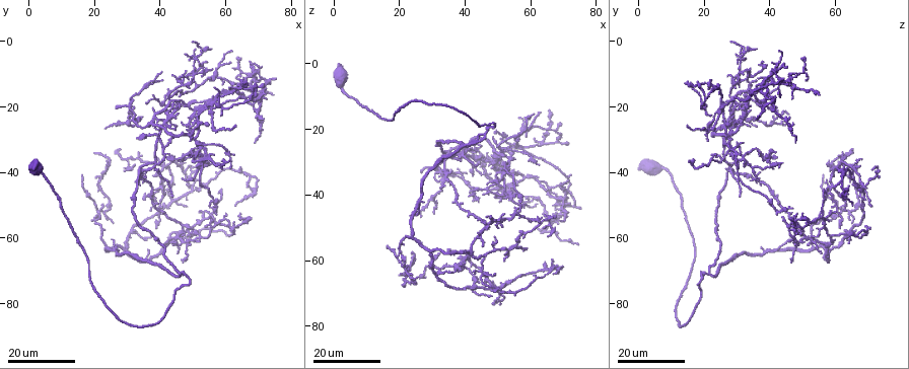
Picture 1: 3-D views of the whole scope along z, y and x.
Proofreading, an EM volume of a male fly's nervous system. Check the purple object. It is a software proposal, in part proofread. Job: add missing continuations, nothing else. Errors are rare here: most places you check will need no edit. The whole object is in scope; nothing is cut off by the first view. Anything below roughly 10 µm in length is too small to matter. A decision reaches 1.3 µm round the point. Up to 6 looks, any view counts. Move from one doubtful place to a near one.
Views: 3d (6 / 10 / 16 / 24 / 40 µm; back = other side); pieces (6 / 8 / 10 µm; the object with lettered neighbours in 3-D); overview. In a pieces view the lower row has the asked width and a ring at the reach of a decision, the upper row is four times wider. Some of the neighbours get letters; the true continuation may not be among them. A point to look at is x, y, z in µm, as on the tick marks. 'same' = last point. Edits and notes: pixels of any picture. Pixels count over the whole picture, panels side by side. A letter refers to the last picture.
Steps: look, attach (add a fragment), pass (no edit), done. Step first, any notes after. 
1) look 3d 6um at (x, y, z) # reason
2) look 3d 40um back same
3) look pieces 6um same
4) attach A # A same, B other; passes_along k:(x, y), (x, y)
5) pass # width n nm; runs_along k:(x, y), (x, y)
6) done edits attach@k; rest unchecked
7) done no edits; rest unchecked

look 3d 24um at (26.5, 20.0, 33.0) # branch stops here

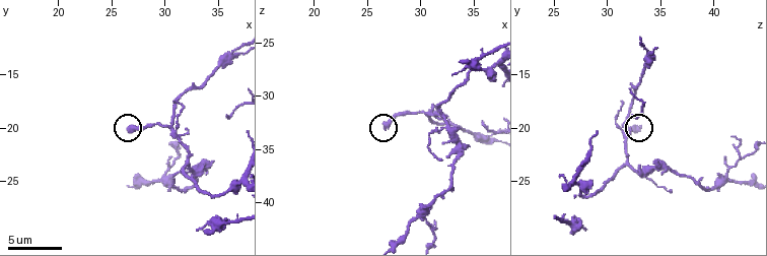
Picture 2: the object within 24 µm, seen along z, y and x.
look pieces 6um at (26.6, 20.0, 33.2)

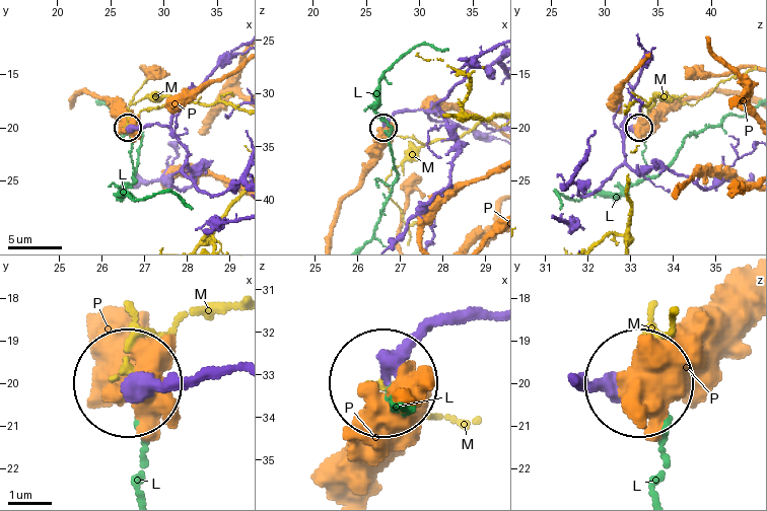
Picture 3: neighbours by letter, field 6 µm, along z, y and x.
pass # L other, M other, P other; runs_along 3:(238, 180), (205, 194), (169, 130), (130, 127); no lettered fragment goes on from it

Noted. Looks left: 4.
look 3d 16um at (59.0, 45.0, 57.0)

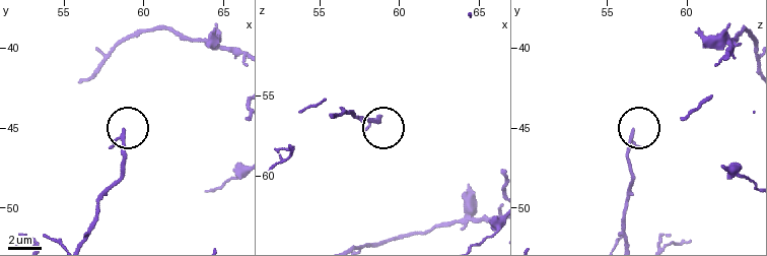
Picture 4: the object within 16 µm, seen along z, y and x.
look pieces 6um at (58.8, 45.3, 56.6)

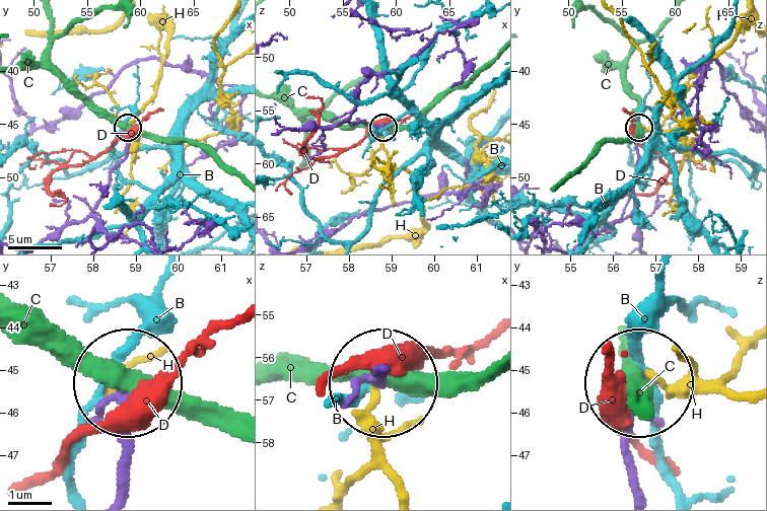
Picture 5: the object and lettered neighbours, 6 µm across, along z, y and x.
pass # B other, C other, D other, H other; runs_along 5:(115, 493), (125, 387); no lettered fragment goes on from it

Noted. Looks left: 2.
look 3d 16um at (74.5, 11.5, 44.0) # branch stops here

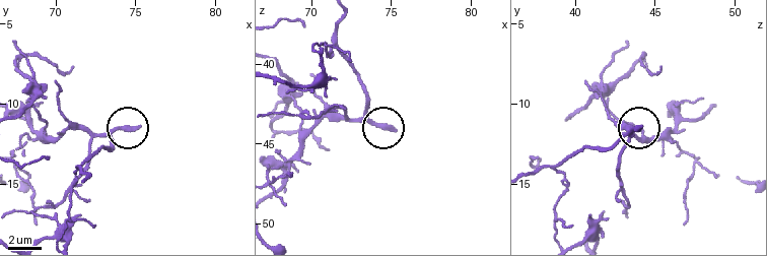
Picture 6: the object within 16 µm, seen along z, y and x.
look pieces 10um at (75.2, 11.5, 44.0)

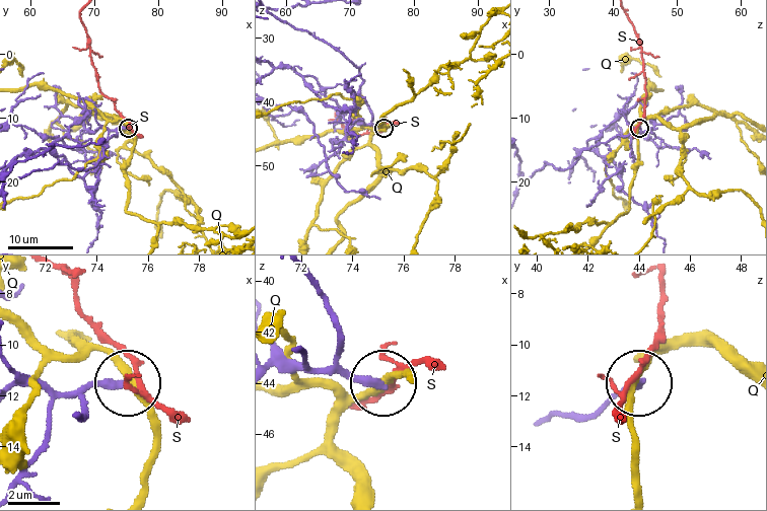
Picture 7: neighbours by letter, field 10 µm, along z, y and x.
pass # Q other, S other; runs_along 7:(277, 370), (336, 370), (379, 381); none of them fits

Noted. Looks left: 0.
done no edits; rest unchecked

